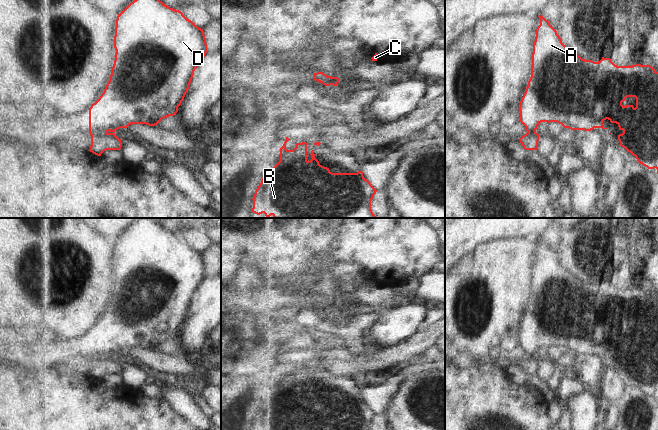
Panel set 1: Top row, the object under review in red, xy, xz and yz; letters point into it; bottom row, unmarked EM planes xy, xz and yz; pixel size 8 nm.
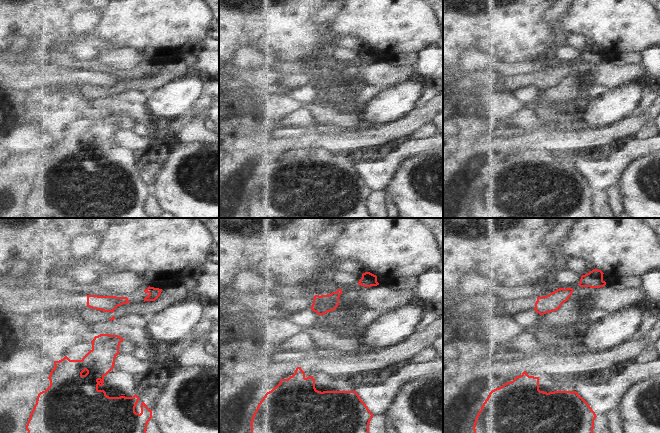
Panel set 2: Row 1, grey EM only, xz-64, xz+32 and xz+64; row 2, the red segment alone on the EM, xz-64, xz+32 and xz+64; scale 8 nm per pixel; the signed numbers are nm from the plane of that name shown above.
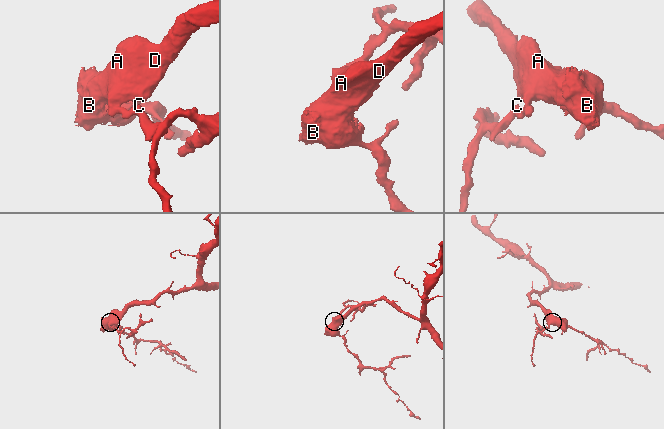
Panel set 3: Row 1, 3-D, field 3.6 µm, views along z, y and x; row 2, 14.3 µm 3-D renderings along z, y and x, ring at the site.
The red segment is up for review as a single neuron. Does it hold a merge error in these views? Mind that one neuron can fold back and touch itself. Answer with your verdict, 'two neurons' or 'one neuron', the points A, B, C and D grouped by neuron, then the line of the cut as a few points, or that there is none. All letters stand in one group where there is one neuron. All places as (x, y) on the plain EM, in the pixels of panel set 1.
two neurons; groups A B D / C; cut xy (106, 356), (94, 358), (91, 361)

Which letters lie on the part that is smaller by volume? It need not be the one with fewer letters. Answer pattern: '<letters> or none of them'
C.

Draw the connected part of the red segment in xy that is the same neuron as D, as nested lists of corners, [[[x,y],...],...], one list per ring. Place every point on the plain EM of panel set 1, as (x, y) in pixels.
[[[140,218],[116,243],[114,272],[115,284],[110,303],[99,323],[89,332],[89,357],[92,360],[115,356],[131,348],[157,349],[162,343],[178,336],[193,297],[207,277],[203,253],[187,243],[179,234],[165,229],[156,220]]]

